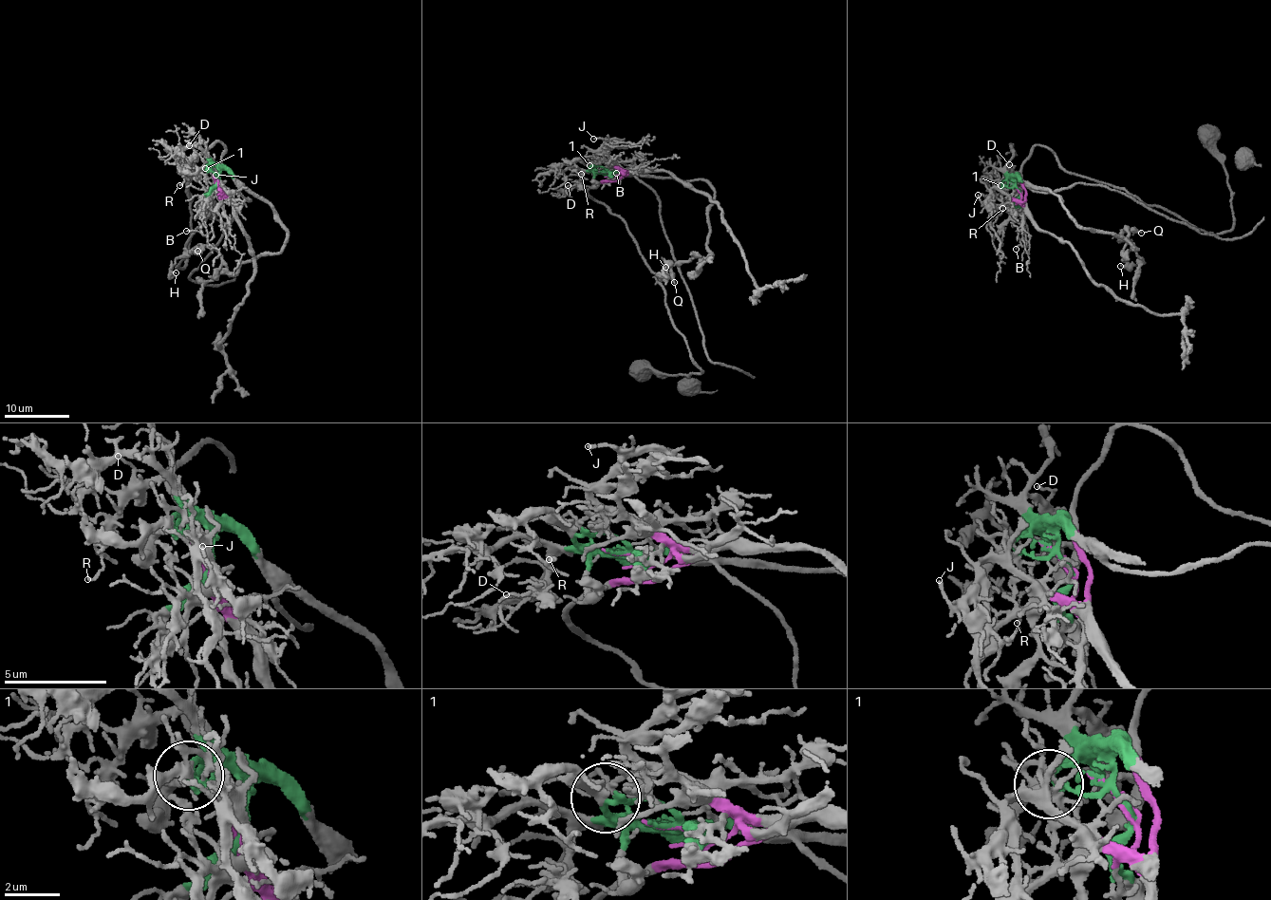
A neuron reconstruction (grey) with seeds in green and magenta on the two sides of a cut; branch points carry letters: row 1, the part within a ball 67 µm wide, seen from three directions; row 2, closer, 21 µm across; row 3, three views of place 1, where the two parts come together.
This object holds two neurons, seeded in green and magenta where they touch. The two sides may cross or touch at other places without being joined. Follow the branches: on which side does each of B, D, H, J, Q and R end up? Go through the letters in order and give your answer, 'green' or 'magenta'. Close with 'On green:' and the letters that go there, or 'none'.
B: magenta
D: green
H: green
J: magenta
Q: green
R: green
On green: D, H, Q, R

